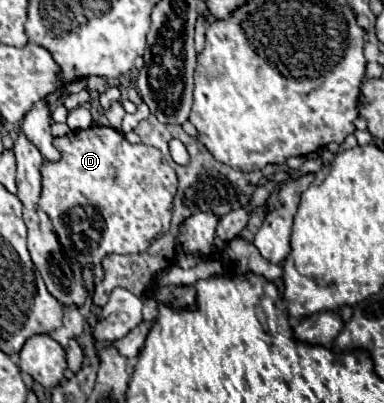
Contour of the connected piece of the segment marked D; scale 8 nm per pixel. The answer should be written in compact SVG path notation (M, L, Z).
M103 126L73 130L67 136L55 138L53 144L61 158L57 162L43 160L43 190L39 196L39 208L49 216L51 230L57 234L57 240L67 256L81 268L99 264L111 252L143 252L151 240L169 230L173 198L177 194L177 174L155 146L129 144L117 130Z

